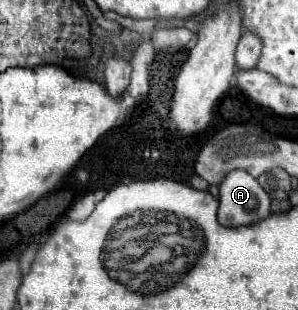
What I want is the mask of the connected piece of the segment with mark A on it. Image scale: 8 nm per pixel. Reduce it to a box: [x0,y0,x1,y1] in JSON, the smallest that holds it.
[218,171,270,227]

